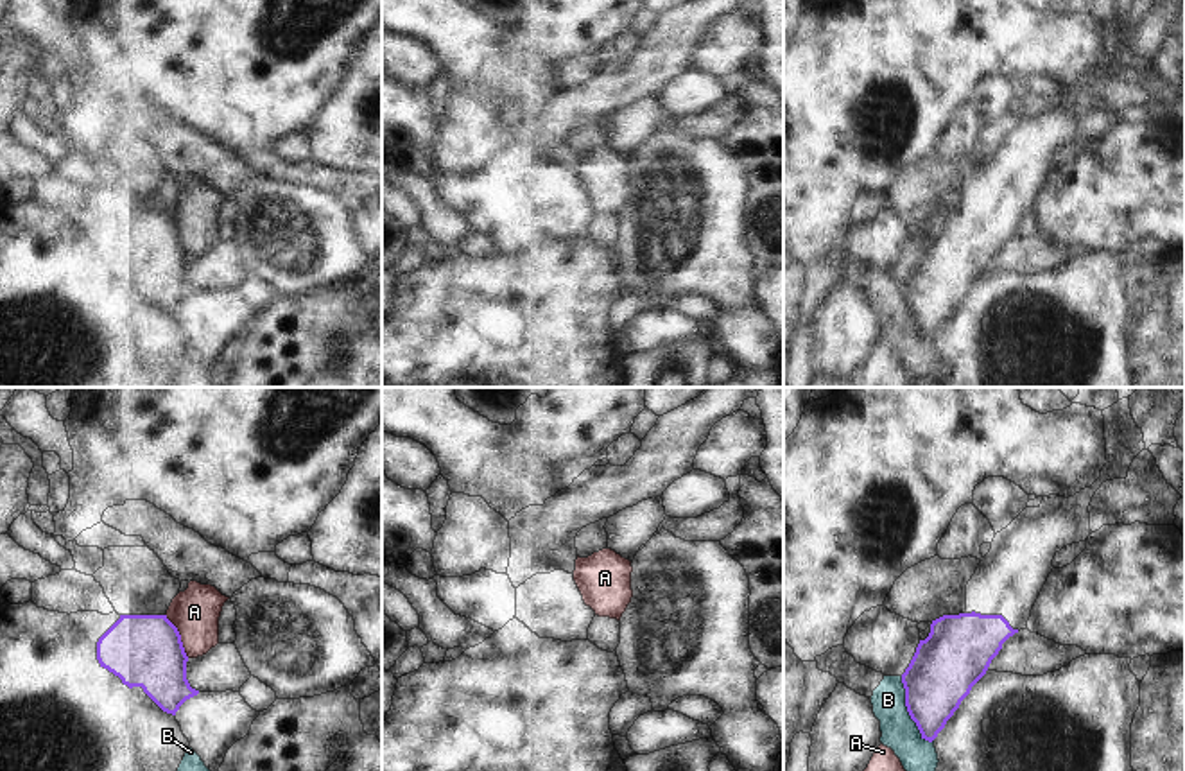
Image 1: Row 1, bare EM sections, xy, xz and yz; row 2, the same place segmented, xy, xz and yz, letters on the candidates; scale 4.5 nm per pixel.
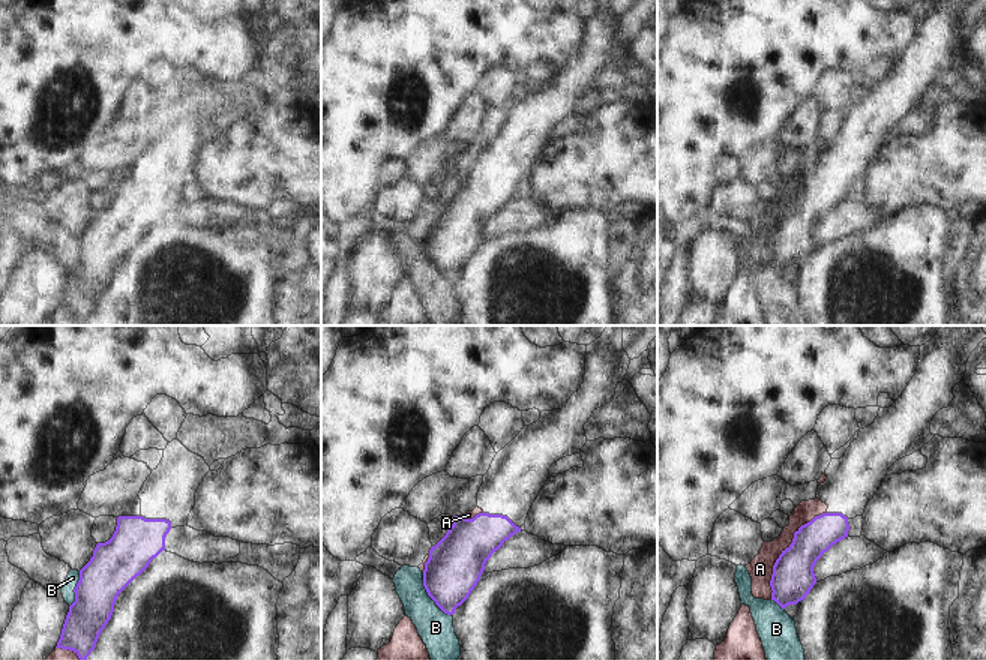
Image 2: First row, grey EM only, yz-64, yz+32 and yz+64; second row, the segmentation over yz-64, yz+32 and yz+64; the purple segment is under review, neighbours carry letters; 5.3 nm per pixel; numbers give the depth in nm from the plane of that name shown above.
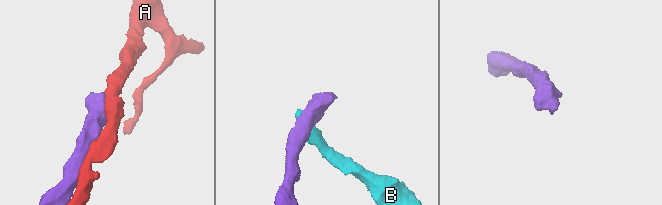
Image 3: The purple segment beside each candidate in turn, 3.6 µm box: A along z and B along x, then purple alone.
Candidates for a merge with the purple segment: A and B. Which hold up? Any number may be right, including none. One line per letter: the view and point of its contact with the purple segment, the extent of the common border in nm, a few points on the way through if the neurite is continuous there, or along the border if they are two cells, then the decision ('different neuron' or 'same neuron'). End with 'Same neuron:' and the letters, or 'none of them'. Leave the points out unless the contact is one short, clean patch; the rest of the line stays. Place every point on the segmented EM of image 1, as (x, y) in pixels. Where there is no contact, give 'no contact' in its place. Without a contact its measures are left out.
A: xy (180, 635) | 220 nm | different neuron
B: yz (908, 710) | 340 nm | along yz (900, 676), (906, 710), (918, 732), (931, 743) | different neuron
Same neuron: none of them

